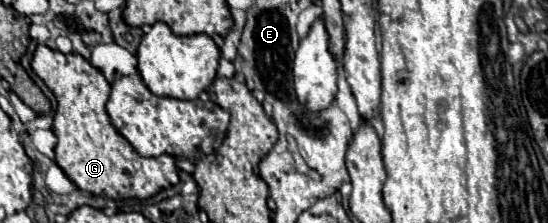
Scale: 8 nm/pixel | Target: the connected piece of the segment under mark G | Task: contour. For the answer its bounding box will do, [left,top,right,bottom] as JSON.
[30,45,180,199]

